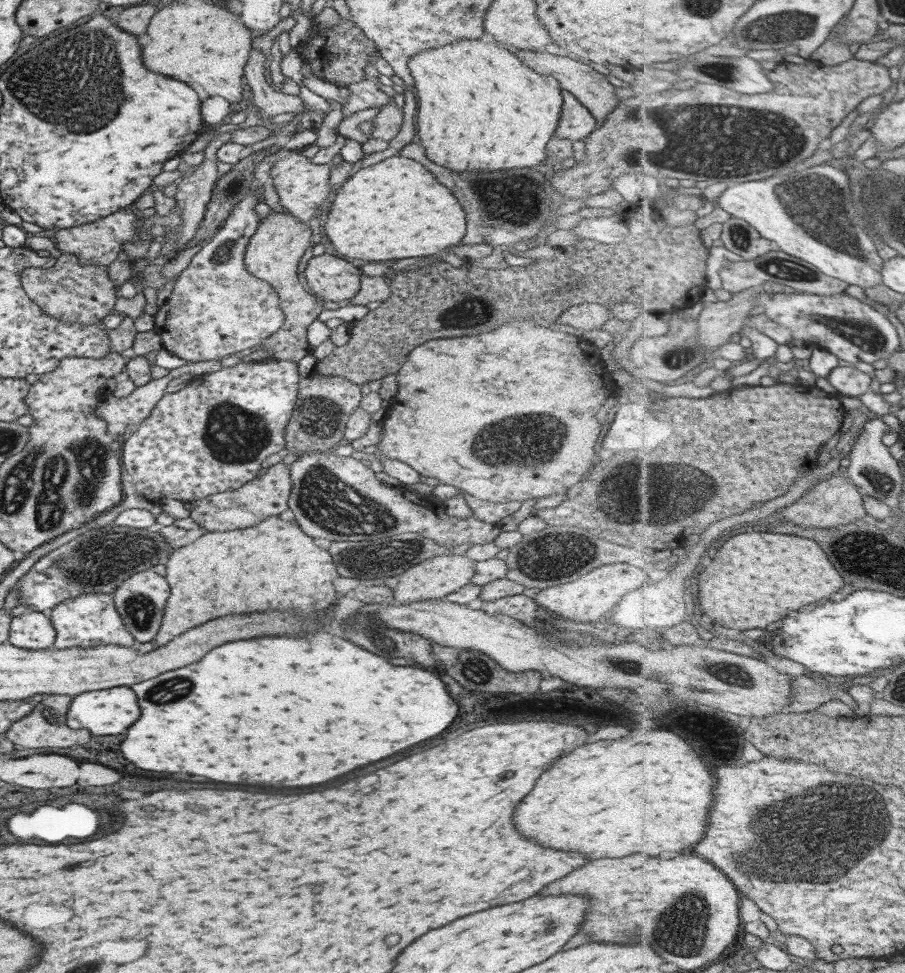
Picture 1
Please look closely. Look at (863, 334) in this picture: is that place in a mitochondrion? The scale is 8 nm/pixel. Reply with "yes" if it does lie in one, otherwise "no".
yes

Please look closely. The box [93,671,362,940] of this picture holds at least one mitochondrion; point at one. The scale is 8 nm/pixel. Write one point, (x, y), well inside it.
(163, 693)

